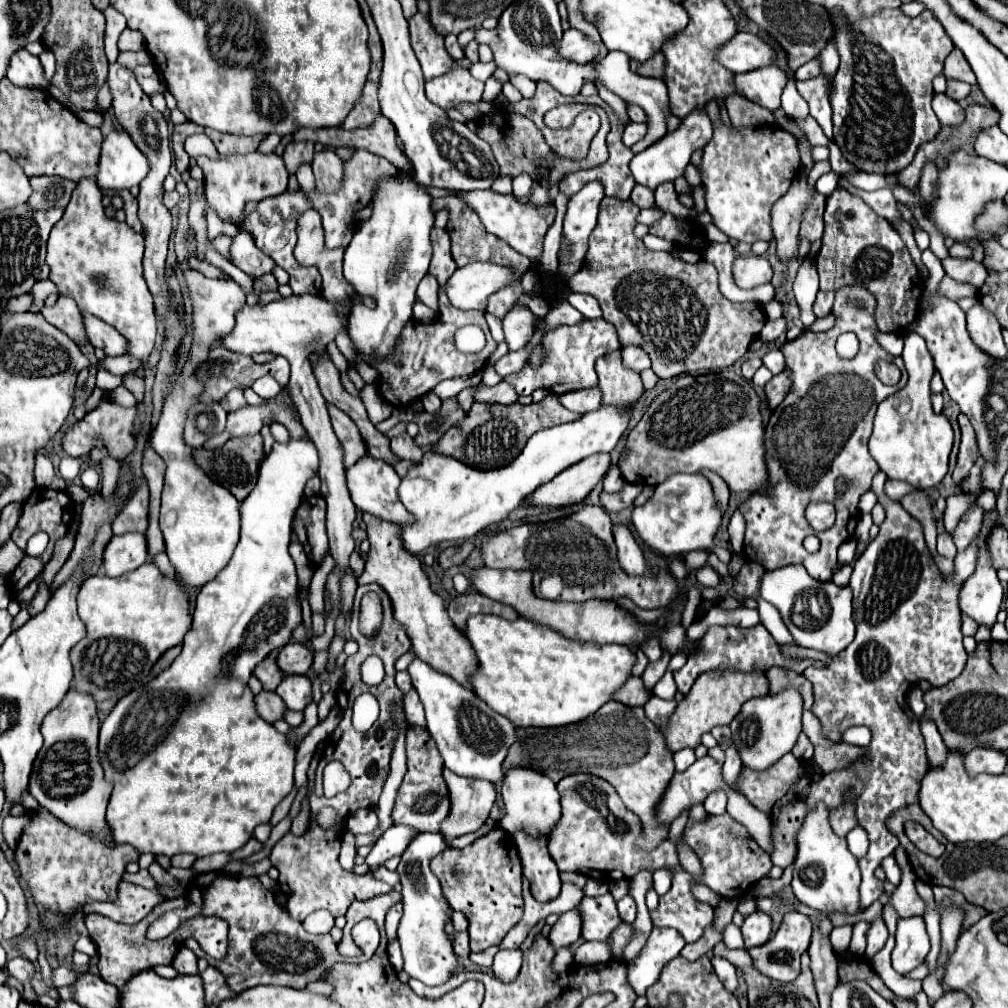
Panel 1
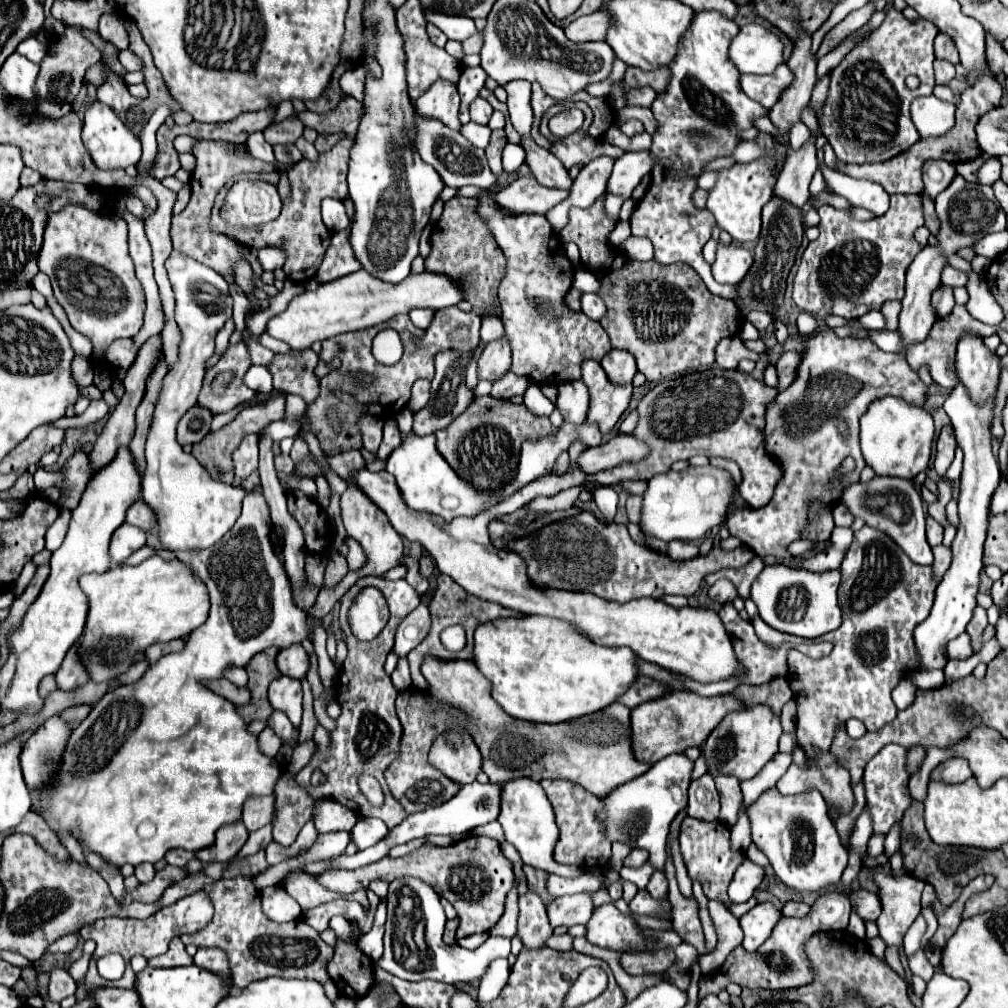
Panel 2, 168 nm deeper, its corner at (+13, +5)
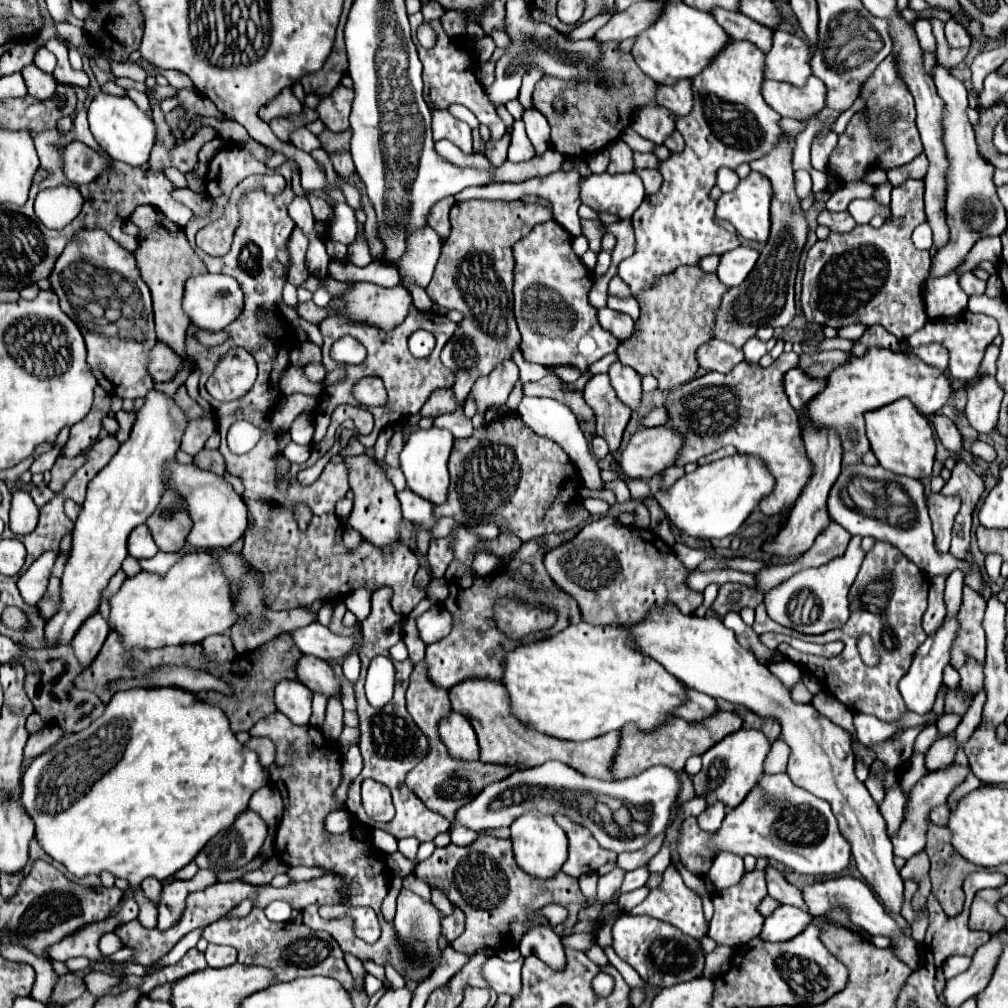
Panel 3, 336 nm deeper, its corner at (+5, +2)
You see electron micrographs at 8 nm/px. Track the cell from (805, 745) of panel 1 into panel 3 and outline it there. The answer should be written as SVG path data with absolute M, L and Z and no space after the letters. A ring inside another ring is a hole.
M777 739L773 743L773 749L771 749L771 757L767 759L767 771L769 773L783 773L785 767L787 767L787 759L789 759L789 745L783 741L783 739Z

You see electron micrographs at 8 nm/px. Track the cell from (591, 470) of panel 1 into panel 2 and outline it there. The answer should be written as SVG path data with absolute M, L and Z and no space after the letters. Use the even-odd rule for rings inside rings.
M617 434L607 444L597 448L587 448L577 464L585 474L597 474L601 470L611 470L623 462L641 462L647 456L647 444L639 442L633 434Z

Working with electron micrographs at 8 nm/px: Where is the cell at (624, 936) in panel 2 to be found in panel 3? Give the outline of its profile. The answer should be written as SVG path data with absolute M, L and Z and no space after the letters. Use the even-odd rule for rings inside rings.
M619 915L613 923L613 949L615 953L629 963L645 981L665 989L681 981L691 981L703 975L705 953L699 947L699 941L681 933L677 927L663 923L655 917L635 917L635 915Z

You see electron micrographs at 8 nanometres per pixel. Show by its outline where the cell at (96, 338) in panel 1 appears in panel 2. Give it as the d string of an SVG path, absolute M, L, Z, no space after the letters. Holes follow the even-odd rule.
M115 340L107 350L107 362L111 362L115 368L131 368L131 362L137 358L137 348L133 340Z

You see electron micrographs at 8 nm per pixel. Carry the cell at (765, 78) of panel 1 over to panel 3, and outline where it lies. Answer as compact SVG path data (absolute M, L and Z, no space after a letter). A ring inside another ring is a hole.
M815 75L807 79L807 85L795 87L791 83L779 83L779 81L763 81L763 99L771 109L775 109L783 117L799 119L799 117L813 117L819 107L823 107L823 81L819 81Z

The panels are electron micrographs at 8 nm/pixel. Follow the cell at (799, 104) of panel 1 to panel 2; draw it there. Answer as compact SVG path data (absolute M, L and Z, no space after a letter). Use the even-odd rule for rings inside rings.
M798 122L793 126L790 132L790 146L793 150L797 151L809 139L811 133L807 126Z

